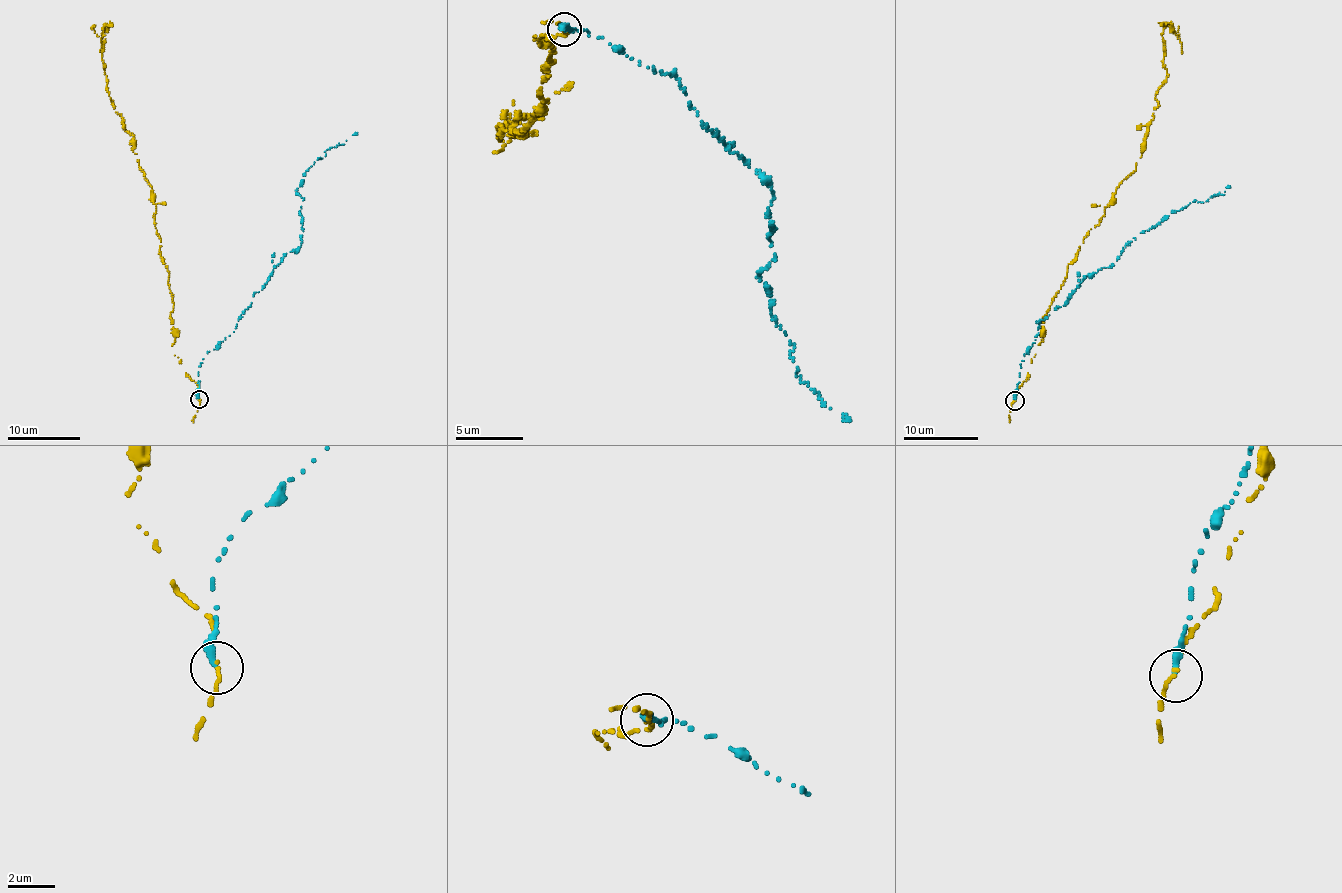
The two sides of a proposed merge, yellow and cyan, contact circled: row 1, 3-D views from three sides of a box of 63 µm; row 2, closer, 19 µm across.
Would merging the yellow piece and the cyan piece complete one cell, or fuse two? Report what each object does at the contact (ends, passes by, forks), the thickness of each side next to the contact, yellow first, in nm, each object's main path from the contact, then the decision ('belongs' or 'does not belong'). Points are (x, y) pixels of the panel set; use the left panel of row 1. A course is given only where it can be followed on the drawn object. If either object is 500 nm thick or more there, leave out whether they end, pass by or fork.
yellow ends | cyan ends | 180/320 nm | yellow via (199, 400), (171, 346), (174, 302), (153, 190), (108, 94), (107, 23), (99, 52) | cyan via (199, 398), (203, 359), (234, 332), (274, 268), (302, 242), (303, 200), (296, 191), (306, 171), (357, 133) | does not belong

